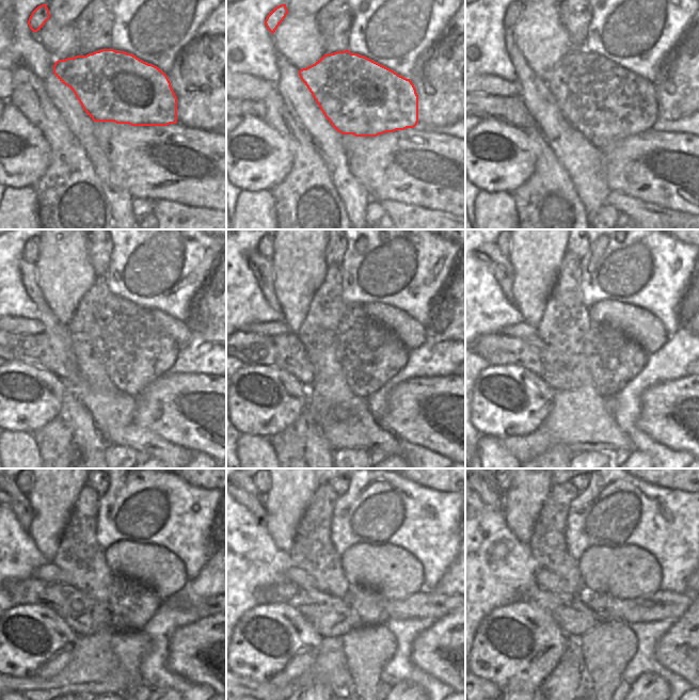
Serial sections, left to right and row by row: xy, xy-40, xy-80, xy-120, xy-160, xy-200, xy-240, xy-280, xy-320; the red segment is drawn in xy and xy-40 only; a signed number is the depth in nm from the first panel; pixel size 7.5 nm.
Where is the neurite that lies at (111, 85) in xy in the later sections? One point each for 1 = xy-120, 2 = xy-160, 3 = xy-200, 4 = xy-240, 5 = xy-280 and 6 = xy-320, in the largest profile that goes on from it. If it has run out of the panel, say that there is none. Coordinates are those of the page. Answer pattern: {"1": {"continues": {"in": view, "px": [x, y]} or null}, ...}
{"1": {"continues": {"in": "xy-120", "px": [134, 350]}}, "2": {"continues": {"in": "xy-160", "px": [370, 354]}}, "3": {"continues": {"in": "xy-200", "px": [614, 359]}}, "4": {"continues": {"in": "xy-240", "px": [131, 604]}}, "5": {"continues": {"in": "xy-280", "px": [313, 551]}}, "6": {"continues": {"in": "xy-320", "px": [547, 542]}}}

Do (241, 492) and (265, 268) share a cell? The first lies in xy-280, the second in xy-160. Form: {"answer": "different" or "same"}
{"answer": "same"}

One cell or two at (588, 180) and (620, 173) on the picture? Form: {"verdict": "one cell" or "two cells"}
{"verdict": "two cells"}

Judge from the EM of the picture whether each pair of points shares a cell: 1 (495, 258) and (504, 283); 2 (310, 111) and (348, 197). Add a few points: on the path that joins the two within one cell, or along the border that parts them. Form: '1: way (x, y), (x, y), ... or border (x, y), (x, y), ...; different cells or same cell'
1: way (498, 265), (504, 276); same cell
2: way (321, 132), (336, 161), (340, 176); same cell

